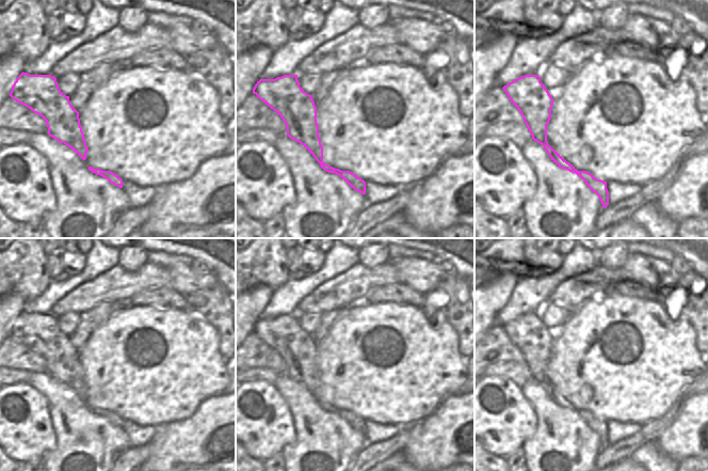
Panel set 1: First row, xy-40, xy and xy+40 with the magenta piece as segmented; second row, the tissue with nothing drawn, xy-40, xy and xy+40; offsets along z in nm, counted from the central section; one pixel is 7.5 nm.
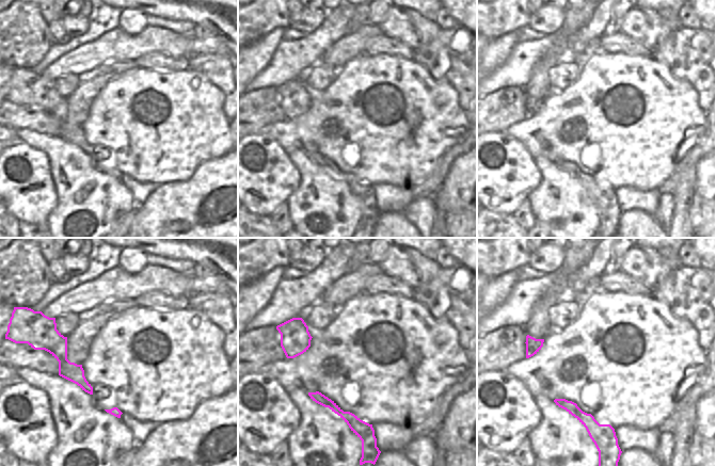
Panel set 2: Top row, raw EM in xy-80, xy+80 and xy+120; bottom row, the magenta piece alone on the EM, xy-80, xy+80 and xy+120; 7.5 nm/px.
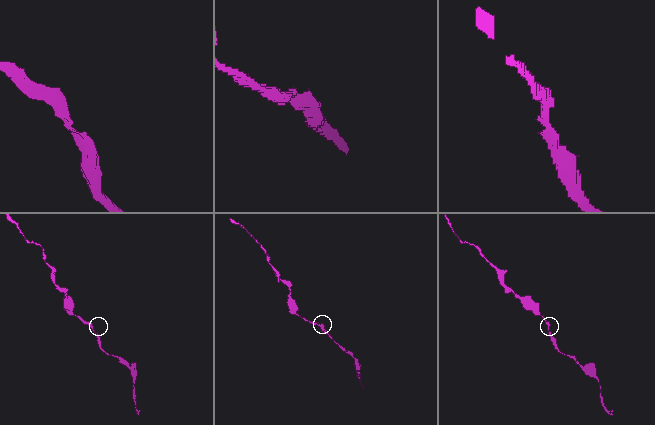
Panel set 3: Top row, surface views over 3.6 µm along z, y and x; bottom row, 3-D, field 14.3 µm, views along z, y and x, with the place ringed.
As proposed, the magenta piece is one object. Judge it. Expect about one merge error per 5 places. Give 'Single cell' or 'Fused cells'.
Single cell.

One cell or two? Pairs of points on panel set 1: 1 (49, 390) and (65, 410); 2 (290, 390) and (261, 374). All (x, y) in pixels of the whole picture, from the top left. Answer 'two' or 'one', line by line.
1: one
2: two

